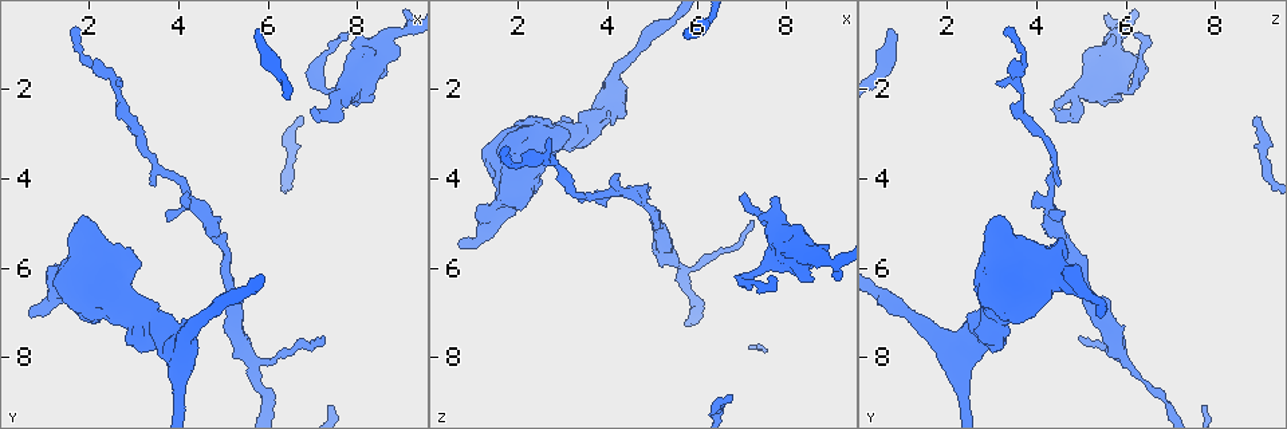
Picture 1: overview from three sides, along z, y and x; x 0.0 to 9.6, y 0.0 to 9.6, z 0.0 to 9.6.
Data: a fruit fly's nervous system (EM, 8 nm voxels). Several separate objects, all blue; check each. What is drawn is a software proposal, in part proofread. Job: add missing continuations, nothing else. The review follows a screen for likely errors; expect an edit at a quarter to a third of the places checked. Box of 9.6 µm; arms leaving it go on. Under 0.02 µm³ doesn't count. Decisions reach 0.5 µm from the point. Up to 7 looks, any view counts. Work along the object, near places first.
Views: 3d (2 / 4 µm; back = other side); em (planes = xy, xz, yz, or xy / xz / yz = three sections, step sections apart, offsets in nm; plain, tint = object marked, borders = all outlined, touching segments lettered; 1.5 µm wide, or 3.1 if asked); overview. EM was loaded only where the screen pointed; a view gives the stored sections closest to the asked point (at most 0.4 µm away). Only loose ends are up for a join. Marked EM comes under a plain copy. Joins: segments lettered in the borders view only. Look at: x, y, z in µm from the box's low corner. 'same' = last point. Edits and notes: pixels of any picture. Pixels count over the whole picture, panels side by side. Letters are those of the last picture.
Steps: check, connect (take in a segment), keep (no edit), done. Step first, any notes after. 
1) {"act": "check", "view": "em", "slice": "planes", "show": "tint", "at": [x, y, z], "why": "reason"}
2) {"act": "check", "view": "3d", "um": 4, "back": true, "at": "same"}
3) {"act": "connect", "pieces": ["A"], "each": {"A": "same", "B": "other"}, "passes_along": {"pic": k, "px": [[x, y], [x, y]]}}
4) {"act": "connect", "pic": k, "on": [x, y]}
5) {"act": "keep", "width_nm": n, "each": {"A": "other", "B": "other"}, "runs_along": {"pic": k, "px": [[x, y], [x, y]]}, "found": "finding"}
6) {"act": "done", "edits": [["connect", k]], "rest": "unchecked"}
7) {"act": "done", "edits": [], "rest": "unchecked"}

{"act": "check", "view": "3d", "um": 4, "at": [2.75, 1.90, 3.10], "why": "tapers out"}

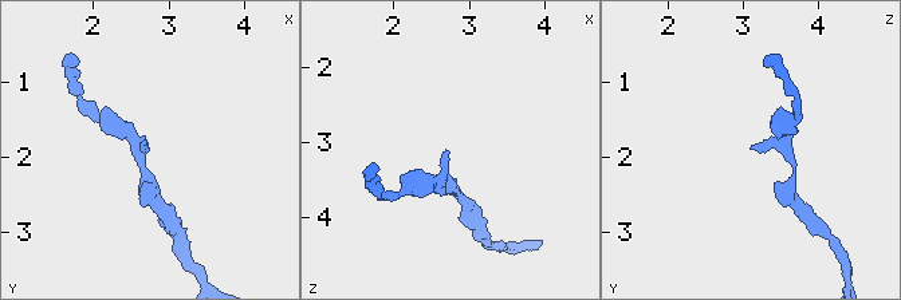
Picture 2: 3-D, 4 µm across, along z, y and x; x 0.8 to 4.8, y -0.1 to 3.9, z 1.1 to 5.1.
{"act": "check", "view": "em", "slice": "planes", "show": "borders", "at": [2.70, 1.90, 3.10]}

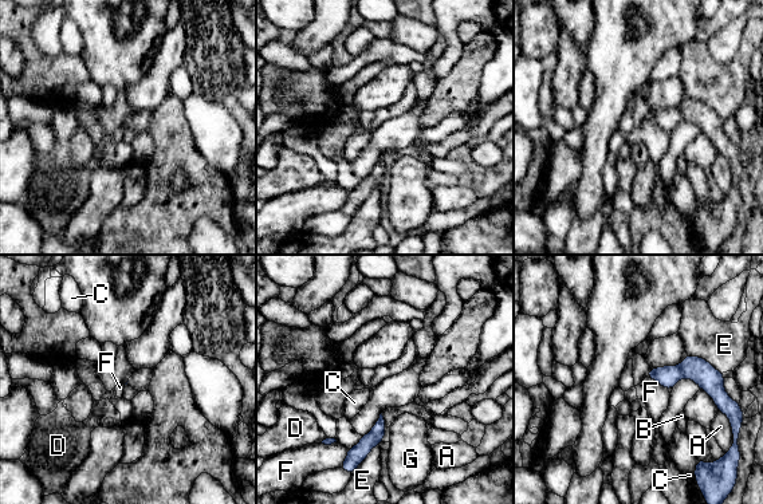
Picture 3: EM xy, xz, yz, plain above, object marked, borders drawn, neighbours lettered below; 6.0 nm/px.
{"act": "keep", "each": {"A": "other", "B": "other", "C": "other", "D": "other", "E": "other", "F": "other", "G": "other"}, "border": {"pic": 3, "px": [[700, 389], [708, 394], [718, 410]]}, "found": "no lettered segment goes on from it"}

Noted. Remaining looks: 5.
{"act": "check", "view": "3d", "um": 2, "at": [5.80, 0.60, 0.75], "why": "branch stops here"}

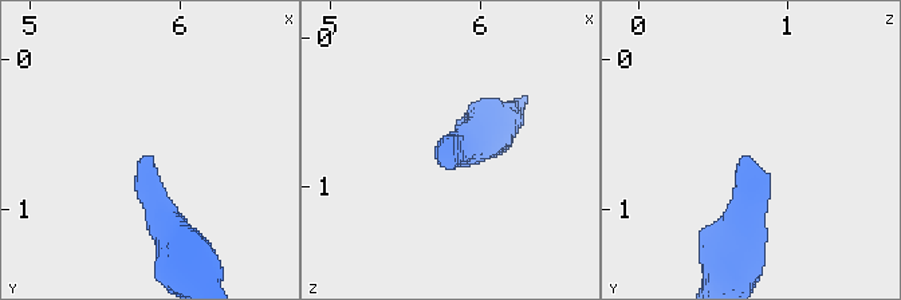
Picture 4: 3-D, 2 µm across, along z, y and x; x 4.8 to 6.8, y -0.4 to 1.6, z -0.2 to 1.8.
{"act": "check", "view": "em", "slice": "planes", "show": "borders", "at": [5.78, 0.64, 0.70], "why": "now the EM"}

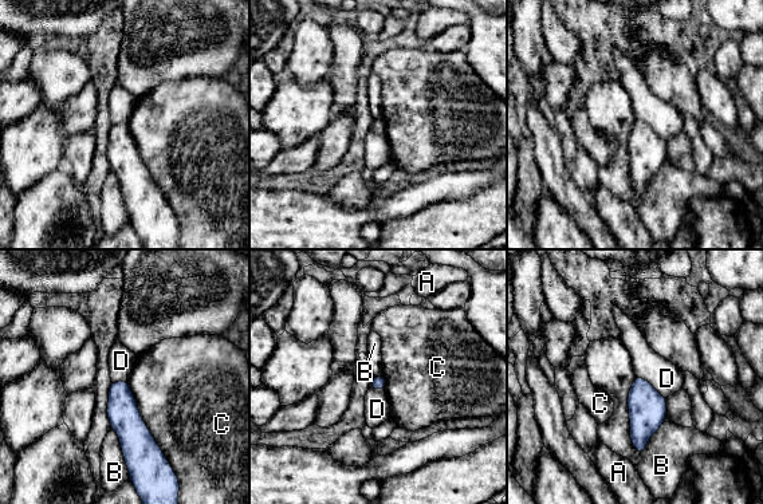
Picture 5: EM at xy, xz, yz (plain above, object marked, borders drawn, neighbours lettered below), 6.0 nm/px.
{"act": "keep", "longest_contact_nm": ["C", 550], "each": {"A": "other", "B": "other", "C": "other", "D": "other"}, "found": "none of them fits"}

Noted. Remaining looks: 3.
{"act": "check", "view": "em", "slice": "planes", "show": "borders", "at": [3.00, 5.75, 2.90], "why": "free end"}

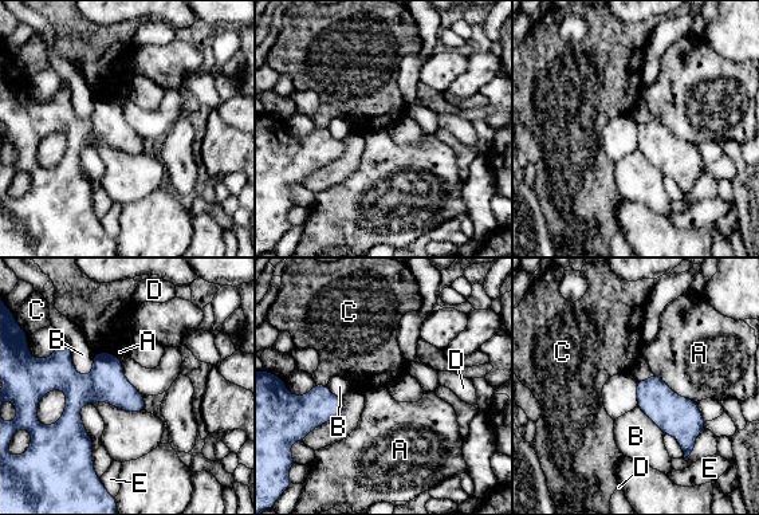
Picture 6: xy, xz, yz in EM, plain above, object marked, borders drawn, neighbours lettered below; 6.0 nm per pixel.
{"act": "keep", "longest_contact_nm": ["A", 320], "each": {"A": "other", "B": "other", "C": "other", "D": "other", "E": "other"}, "border": {"pic": 6, "px": [[67, 344], [73, 366], [87, 376]]}, "found": "no lettered segment goes on from it"}

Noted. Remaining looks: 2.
{"act": "done", "edits": [], "rest": "unchecked"}

